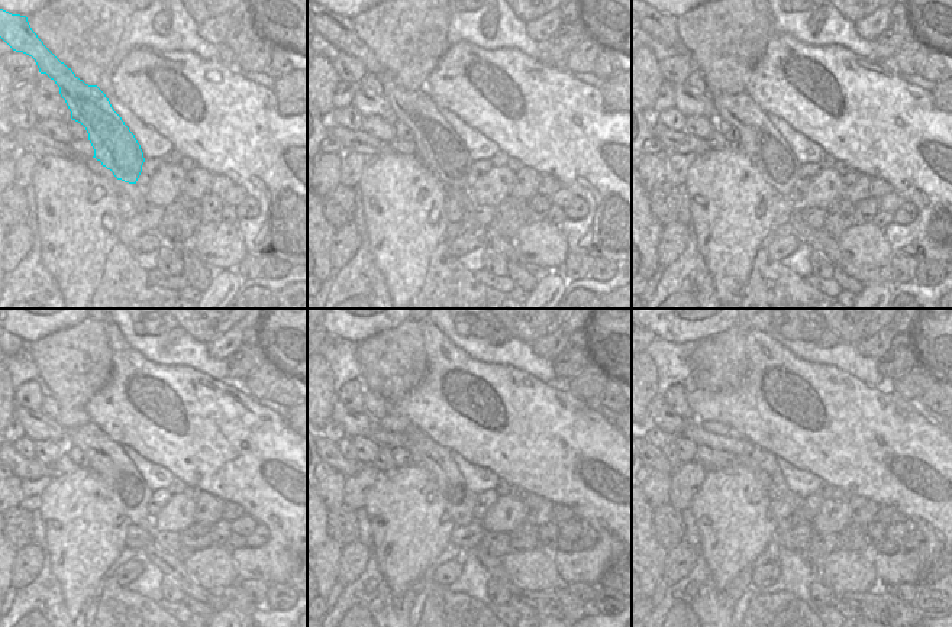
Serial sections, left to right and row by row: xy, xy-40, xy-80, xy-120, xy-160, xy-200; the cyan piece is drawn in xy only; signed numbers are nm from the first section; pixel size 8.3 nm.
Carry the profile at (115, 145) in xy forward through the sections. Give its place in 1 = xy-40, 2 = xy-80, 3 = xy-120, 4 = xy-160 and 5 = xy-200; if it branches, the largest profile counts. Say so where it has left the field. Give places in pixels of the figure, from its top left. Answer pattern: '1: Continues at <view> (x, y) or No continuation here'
1: Continues at xy-40 (438, 146)
2: Continues at xy-80 (761, 142)
3: Continues at xy-120 (107, 459)
4: Continues at xy-160 (426, 453)
5: Continues at xy-200 (787, 506)

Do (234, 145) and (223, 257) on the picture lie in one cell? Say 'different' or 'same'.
different

